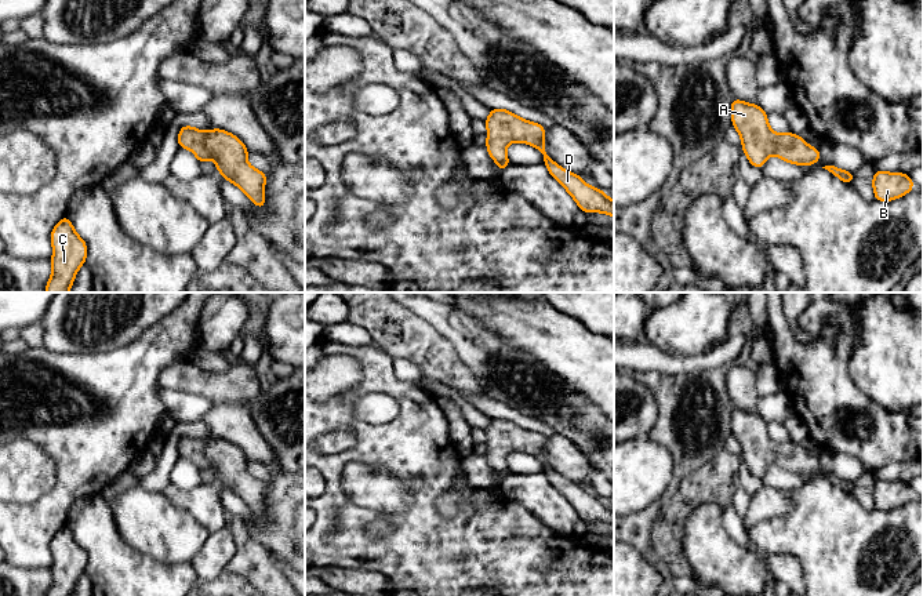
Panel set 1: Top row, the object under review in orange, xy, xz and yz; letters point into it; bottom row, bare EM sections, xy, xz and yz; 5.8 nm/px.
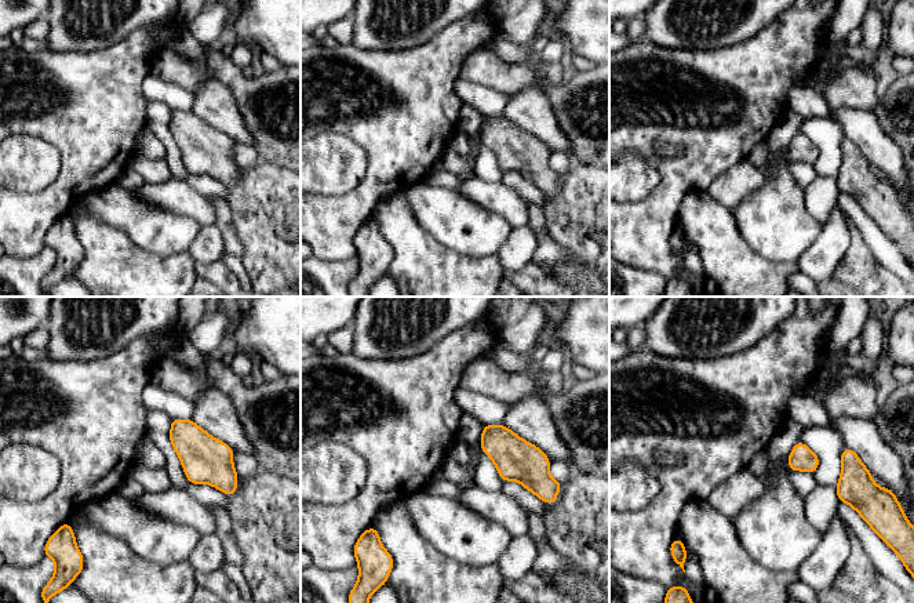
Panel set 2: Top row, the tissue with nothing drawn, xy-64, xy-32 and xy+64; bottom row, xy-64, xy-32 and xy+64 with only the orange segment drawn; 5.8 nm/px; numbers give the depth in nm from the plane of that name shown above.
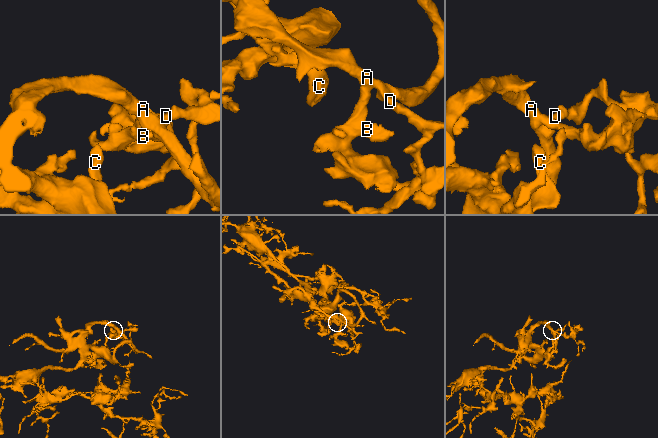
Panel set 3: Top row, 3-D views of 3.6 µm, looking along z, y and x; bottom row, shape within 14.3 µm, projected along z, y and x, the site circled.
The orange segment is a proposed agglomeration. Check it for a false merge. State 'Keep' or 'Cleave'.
Keep

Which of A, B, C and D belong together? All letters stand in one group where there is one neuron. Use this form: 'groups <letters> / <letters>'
groups A B C D

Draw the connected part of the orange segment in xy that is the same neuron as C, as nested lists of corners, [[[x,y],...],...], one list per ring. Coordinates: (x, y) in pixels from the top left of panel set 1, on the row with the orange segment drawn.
[[[63,217],[51,232],[52,275],[47,281],[46,292],[69,292],[76,273],[86,262],[87,244],[75,232],[68,217]]]

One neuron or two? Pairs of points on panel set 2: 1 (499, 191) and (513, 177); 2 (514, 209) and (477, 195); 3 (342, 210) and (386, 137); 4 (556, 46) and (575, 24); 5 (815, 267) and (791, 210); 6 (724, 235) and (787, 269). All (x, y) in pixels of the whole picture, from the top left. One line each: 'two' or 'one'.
1: two
2: one
3: one
4: two
5: two
6: one

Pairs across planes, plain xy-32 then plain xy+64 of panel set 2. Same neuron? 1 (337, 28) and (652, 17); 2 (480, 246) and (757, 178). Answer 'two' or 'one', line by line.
1: two
2: two

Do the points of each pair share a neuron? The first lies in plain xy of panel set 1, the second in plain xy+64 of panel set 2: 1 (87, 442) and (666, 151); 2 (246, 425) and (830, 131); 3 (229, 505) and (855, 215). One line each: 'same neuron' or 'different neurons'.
1: different neurons
2: different neurons
3: same neuron

